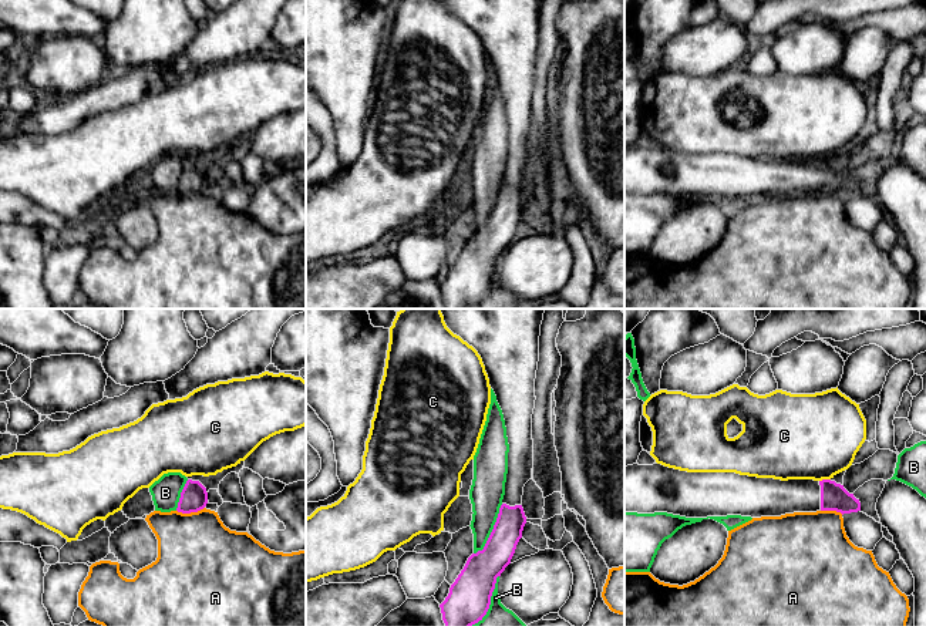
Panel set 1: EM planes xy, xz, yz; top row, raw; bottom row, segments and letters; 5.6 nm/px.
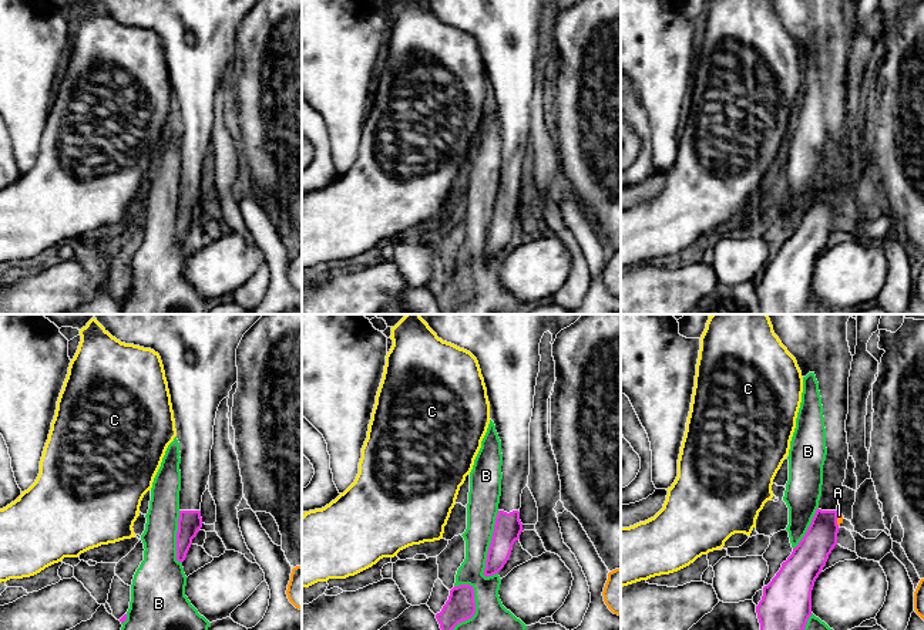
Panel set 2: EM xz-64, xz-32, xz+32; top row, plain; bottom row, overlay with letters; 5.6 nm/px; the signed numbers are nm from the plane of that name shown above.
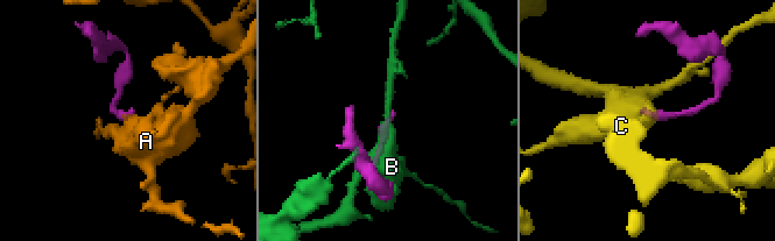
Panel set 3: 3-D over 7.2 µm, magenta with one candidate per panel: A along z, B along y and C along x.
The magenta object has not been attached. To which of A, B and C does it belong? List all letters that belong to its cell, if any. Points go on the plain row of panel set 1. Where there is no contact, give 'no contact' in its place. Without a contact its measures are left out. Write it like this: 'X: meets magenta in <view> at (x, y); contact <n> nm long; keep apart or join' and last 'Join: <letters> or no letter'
A: meets magenta in xy at (189, 194); contact 160 nm long; keep apart
B: meets magenta in xz at (490, 285); contact 340 nm long; keep apart
C: meets magenta in yz at (824, 161); contact 70 nm long; keep apart
Join: no letter

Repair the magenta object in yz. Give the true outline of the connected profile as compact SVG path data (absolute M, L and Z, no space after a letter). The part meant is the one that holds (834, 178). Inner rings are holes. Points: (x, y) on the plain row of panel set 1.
M657 144L624 148L624 193L667 193L686 199L727 196L761 199L816 192L836 192L843 196L861 192L861 184L843 166L831 161L781 162L735 154L687 154Z

